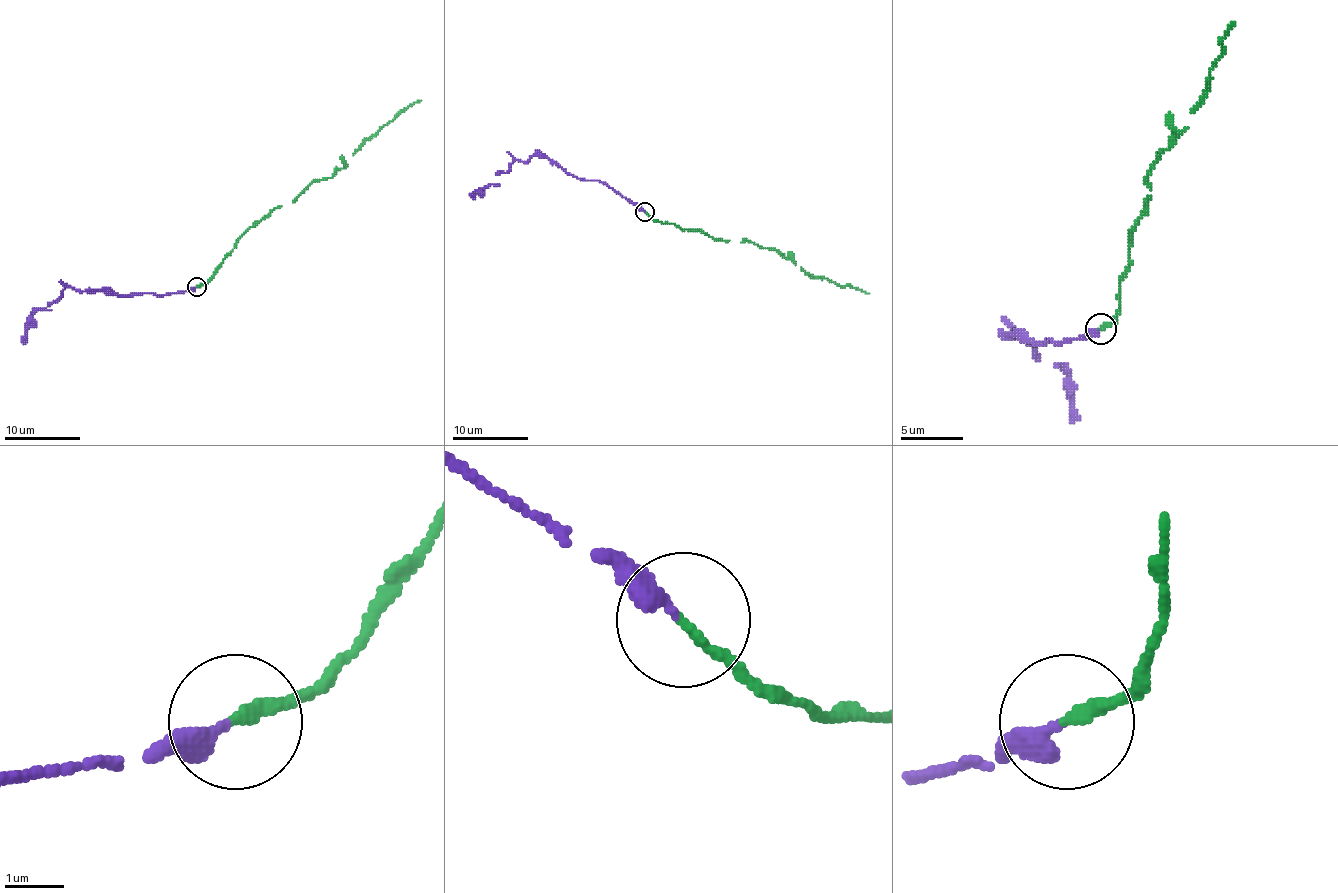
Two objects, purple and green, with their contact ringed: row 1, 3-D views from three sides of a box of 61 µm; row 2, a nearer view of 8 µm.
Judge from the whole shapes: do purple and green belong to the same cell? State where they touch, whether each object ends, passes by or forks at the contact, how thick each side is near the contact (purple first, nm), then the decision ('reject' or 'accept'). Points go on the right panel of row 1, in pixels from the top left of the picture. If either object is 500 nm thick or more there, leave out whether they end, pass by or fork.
at (1100, 328); purple ends there; green ends there; 280 nm thick on the purple side, 190 nm on the other; accept

